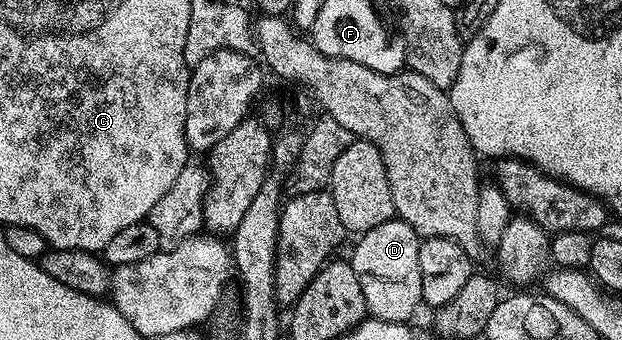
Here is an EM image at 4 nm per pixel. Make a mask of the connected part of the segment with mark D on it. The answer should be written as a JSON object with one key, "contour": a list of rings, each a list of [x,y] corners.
{"contour":[[[392,219],[373,227],[362,234],[349,254],[357,283],[365,295],[368,314],[380,321],[407,323],[412,319],[415,308],[421,305],[421,259],[419,258],[420,236],[409,227],[409,223]]]}

